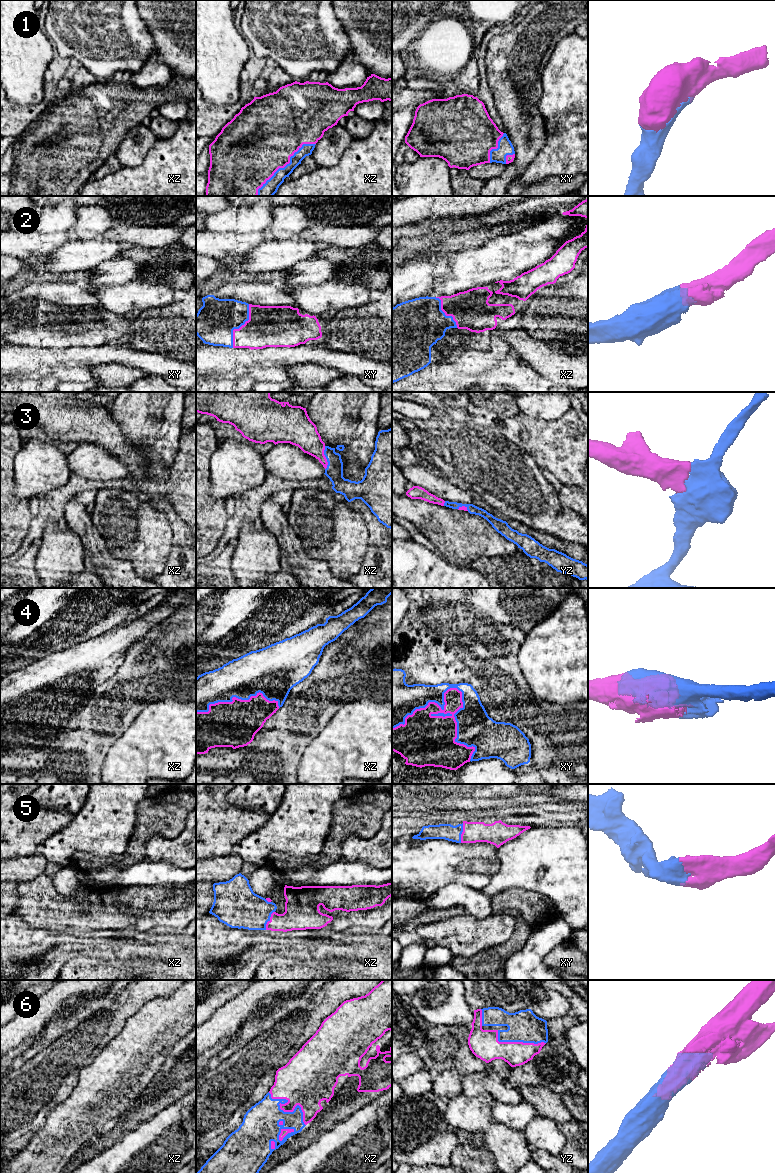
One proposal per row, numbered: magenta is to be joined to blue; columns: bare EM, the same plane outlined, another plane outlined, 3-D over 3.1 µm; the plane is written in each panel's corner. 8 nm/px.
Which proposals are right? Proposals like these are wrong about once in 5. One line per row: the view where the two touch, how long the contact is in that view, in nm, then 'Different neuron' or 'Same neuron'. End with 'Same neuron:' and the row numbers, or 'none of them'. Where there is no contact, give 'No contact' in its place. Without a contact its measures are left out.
1: Touches blue in xz. Shared border 650 nm. Same neuron
2: Touches blue in xy. Shared border 380 nm. Same neuron
3: Touches blue in xz. Shared border 190 nm. Same neuron
4: Touches blue in xy. Shared border 700 nm. Same neuron
5: Touches blue in xz. Shared border 170 nm. Same neuron
6: Touches blue in xz. Shared border 400 nm. Same neuron
Same neuron: 1, 2, 3, 4, 5, 6

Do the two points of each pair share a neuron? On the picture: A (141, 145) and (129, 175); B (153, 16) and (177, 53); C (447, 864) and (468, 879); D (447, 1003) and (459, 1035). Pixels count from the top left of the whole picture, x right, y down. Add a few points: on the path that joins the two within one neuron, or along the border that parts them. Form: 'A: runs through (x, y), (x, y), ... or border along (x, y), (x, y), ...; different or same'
A: border along (149, 150), (140, 164), (123, 167); different
B: runs through (160, 25), (160, 28), (175, 44); same
C: runs through (451, 870), (457, 876), (462, 877); same
D: border along (470, 1024), (431, 1025); different

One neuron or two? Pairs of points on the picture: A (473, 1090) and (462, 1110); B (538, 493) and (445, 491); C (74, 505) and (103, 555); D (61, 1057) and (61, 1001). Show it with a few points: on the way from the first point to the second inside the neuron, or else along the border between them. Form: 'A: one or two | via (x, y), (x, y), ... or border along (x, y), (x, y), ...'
A: two | border along (463, 1092), (469, 1096), (488, 1092), (493, 1097)
B: two | border along (449, 481), (457, 486), (466, 488), (470, 492)
C: one | via (78, 517), (89, 534), (91, 543)
D: two | border along (81, 1023), (41, 1049)

